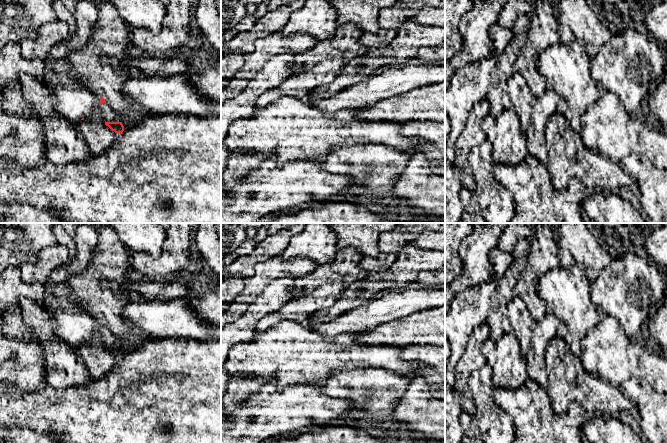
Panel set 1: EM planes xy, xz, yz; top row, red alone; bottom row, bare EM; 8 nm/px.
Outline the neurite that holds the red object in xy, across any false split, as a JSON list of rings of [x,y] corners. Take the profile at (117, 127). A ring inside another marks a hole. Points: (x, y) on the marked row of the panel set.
[[[55,60],[52,65],[46,65],[39,80],[53,93],[55,97],[53,106],[60,116],[73,122],[79,122],[92,113],[99,113],[105,121],[105,125],[114,131],[117,139],[119,139],[124,131],[123,119],[116,111],[109,107],[109,104],[102,96],[94,94],[80,81],[80,78],[76,76],[67,61]]]

